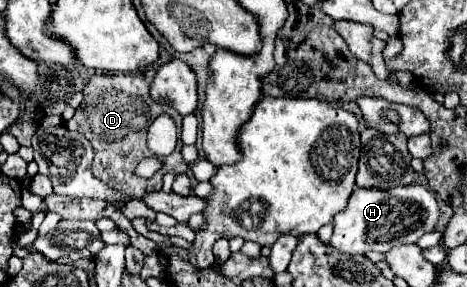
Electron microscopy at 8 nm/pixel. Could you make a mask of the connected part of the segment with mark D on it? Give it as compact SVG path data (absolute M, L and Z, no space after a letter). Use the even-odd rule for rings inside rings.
M155 70L147 72L135 72L135 74L105 74L105 76L93 76L87 86L83 88L83 102L77 108L75 116L65 122L67 128L79 130L89 142L103 142L95 146L95 160L93 160L93 174L107 186L113 186L115 190L121 190L129 194L135 200L141 200L141 194L149 194L153 190L161 190L163 186L163 176L167 172L179 174L187 172L189 164L181 156L183 142L177 144L173 154L161 158L163 166L161 170L155 172L153 178L139 178L135 176L137 164L143 158L155 156L147 148L147 126L151 120L155 120L159 114L171 110L169 104L165 102L155 102L149 98L149 86L155 78Z

